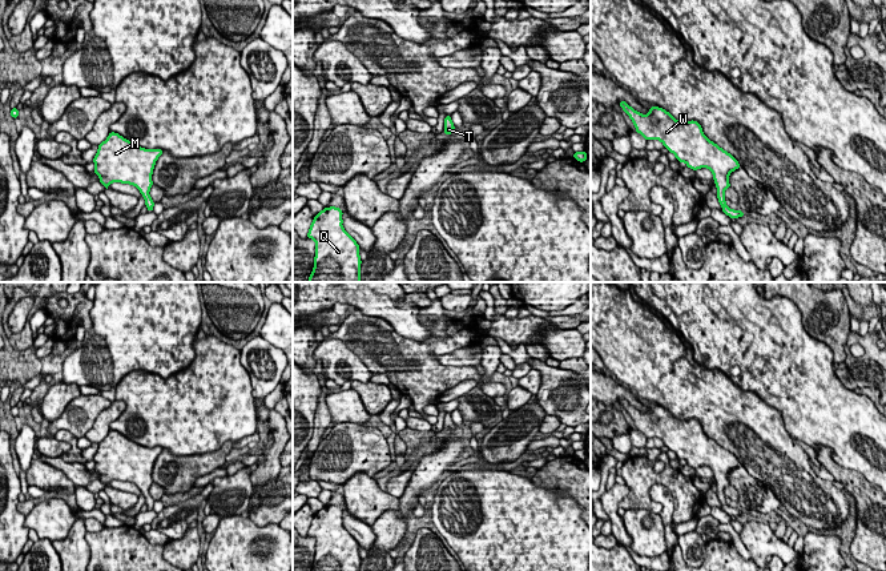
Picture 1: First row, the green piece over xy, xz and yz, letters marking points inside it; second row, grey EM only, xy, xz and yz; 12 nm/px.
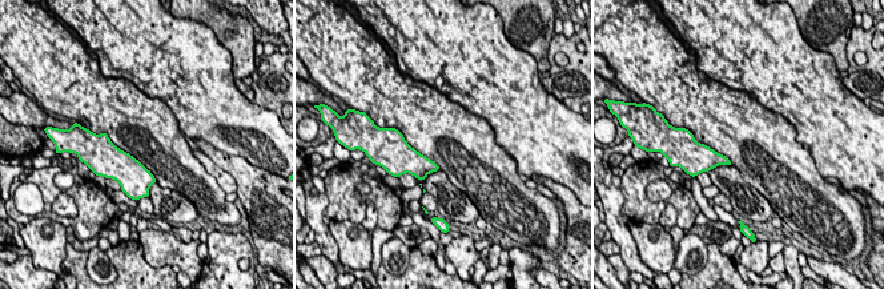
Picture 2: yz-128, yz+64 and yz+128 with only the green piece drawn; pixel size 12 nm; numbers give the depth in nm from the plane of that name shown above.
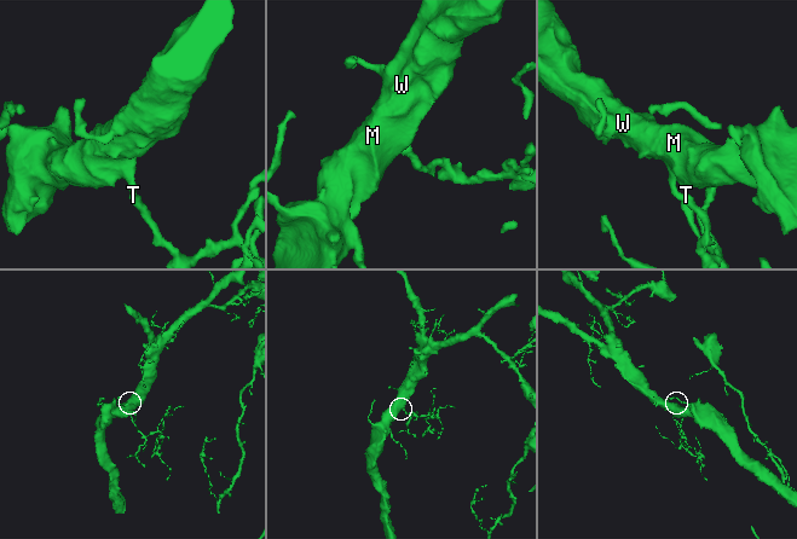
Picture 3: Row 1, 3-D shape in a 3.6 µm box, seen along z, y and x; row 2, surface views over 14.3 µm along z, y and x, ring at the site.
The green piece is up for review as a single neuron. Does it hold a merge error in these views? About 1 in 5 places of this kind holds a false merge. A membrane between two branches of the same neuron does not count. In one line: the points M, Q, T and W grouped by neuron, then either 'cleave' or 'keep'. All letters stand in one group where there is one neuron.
M Q T W; keep

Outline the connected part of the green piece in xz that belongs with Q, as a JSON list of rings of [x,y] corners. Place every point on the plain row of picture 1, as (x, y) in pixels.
[[[331,504],[319,510],[307,536],[315,539],[311,571],[361,571],[359,543],[342,524],[342,507]]]

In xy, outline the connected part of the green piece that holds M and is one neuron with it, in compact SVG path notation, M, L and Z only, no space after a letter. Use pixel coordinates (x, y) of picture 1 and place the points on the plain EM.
M110 430L93 457L94 471L106 487L112 480L134 483L144 494L148 510L153 510L154 500L149 488L153 483L153 466L161 453L162 447L144 447Z

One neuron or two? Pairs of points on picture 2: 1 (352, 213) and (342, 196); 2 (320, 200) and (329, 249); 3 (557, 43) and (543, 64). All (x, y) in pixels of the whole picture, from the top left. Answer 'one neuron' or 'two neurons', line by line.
1: one neuron
2: one neuron
3: two neurons

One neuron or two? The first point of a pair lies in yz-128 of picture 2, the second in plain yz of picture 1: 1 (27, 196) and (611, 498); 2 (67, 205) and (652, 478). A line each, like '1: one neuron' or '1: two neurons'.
1: one neuron
2: two neurons

